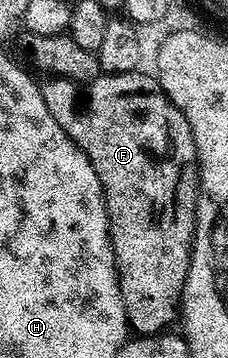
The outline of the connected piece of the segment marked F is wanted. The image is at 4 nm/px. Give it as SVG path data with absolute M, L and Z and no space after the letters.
M141 72L101 74L83 90L74 90L71 80L59 78L49 79L42 88L54 122L88 155L104 187L108 236L112 239L120 293L128 296L128 288L132 288L132 312L136 312L136 272L156 272L152 236L160 236L160 228L168 228L172 184L176 184L176 168L164 160L164 148L168 148L164 136L173 131L168 123L177 115L176 107L157 91L156 80Z

